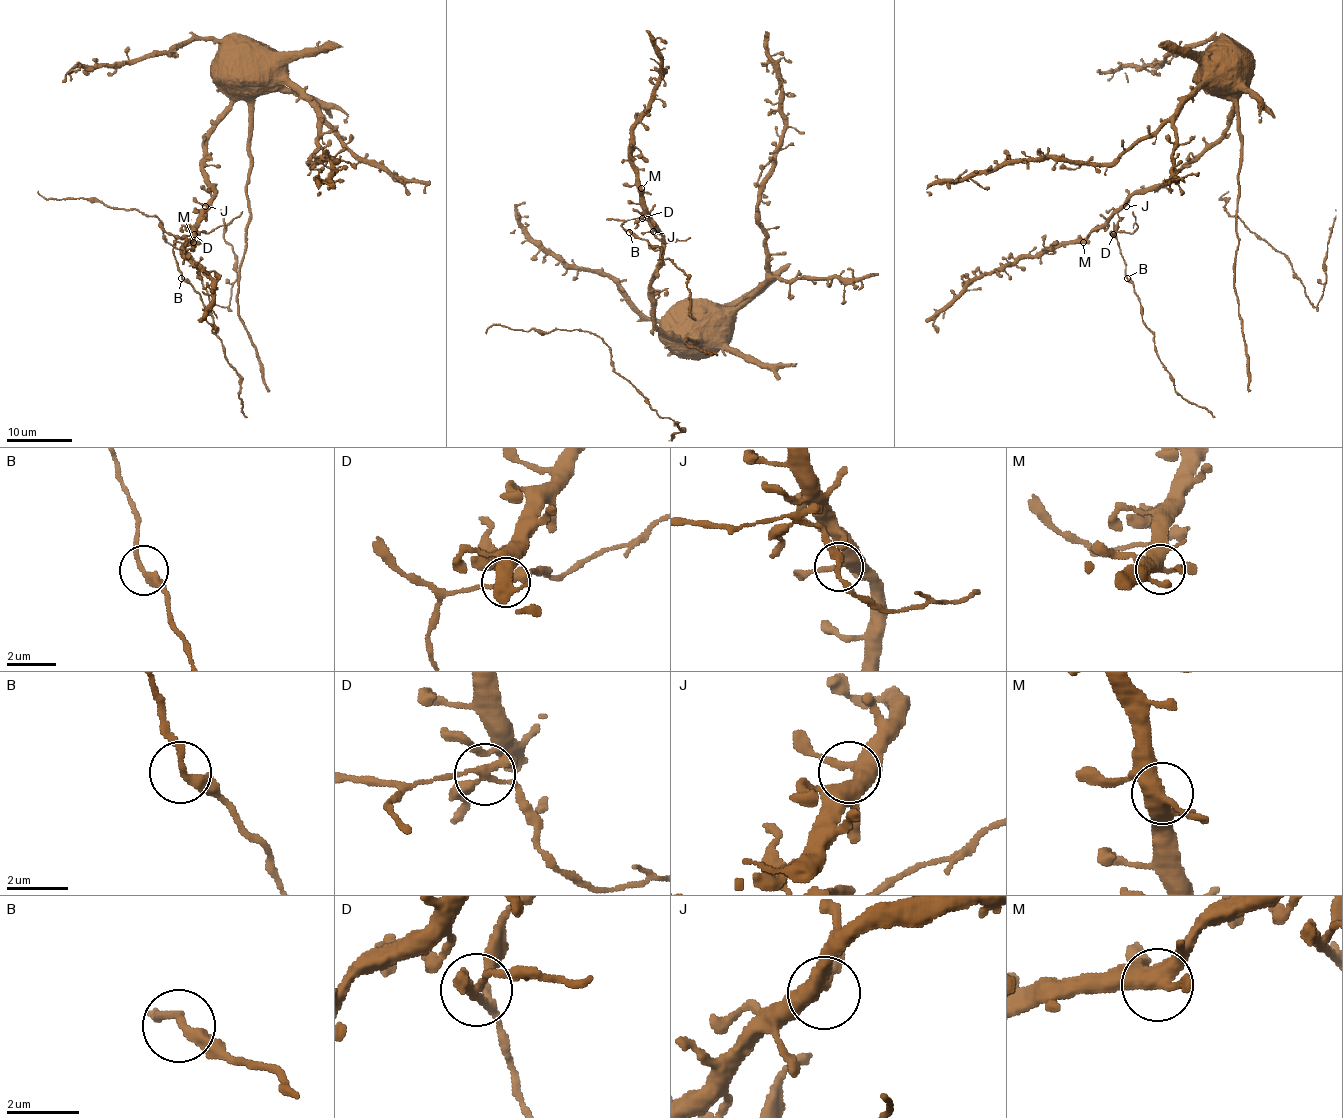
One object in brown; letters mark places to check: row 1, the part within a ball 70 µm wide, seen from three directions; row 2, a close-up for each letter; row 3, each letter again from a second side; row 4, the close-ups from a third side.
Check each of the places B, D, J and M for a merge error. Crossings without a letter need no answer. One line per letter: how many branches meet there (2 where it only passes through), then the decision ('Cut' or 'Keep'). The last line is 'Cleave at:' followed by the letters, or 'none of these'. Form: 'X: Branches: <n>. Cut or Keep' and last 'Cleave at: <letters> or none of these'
B: Branches: 2. Keep
D: Branches: 3. Cut
J: Branches: 3. Keep
M: Branches: 3. Keep
Cleave at: D

